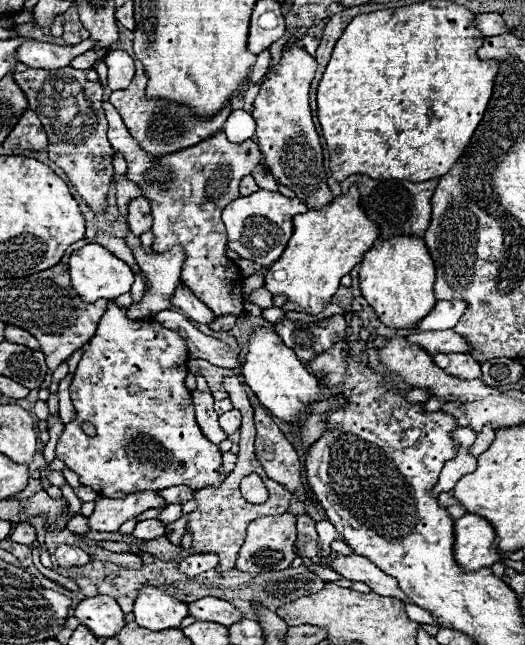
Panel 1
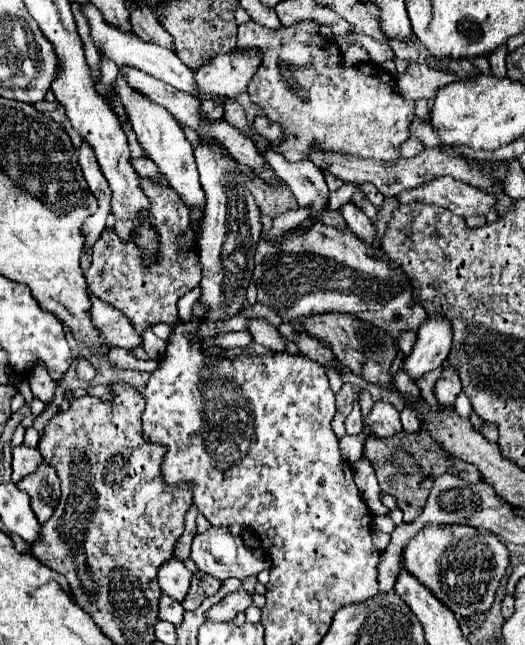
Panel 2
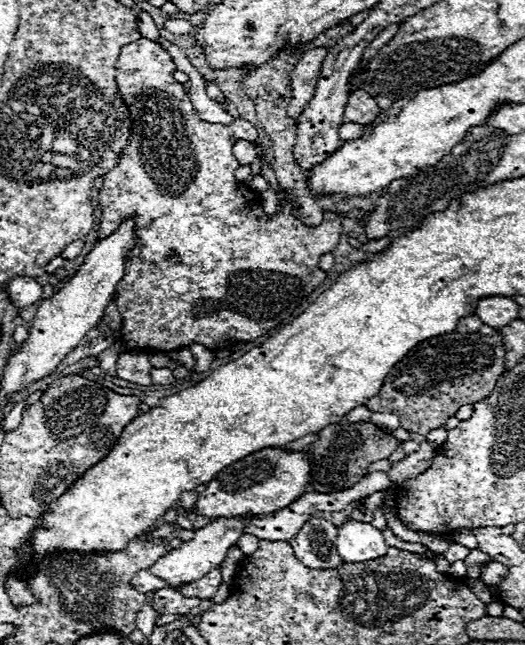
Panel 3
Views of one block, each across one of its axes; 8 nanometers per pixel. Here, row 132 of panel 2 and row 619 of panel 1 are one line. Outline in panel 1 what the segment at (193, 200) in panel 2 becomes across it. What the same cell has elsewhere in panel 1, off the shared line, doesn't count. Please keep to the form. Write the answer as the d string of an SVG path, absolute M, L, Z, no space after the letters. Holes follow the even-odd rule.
M146 586L134 602L134 616L144 628L180 628L182 620L188 616L188 606L158 588Z

